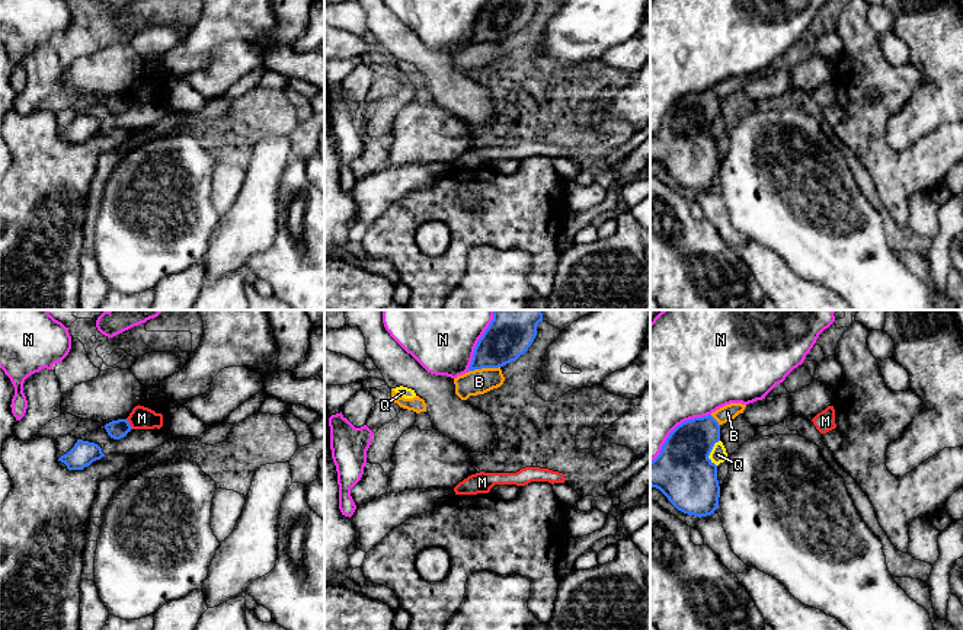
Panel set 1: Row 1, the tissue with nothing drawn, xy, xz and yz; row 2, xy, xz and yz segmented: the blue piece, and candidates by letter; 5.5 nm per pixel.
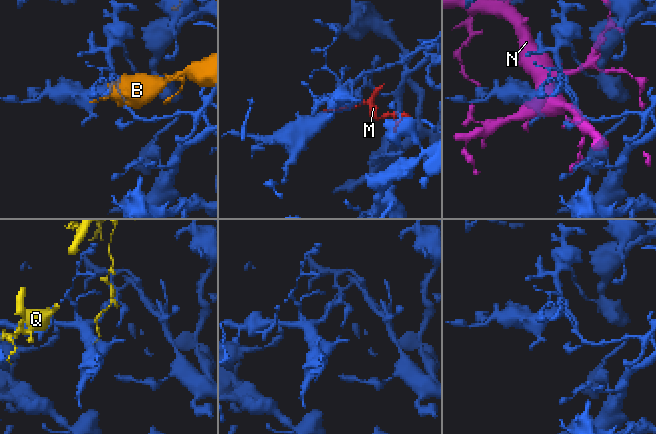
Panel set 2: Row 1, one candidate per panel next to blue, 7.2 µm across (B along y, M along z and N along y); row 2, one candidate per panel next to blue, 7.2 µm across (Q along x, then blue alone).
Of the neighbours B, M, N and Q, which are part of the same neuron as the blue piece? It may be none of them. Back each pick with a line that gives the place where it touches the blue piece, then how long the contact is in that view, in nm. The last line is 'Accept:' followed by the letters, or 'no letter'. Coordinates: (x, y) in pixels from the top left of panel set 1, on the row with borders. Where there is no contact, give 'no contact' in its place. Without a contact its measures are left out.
Accept: no letter

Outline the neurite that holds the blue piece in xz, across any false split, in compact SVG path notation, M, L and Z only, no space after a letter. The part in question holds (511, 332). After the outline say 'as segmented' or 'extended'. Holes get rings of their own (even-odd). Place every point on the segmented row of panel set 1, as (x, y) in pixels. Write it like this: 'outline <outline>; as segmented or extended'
outline M493 310L493 320L474 348L468 371L516 361L534 342L540 322L541 310Z; as segmented

